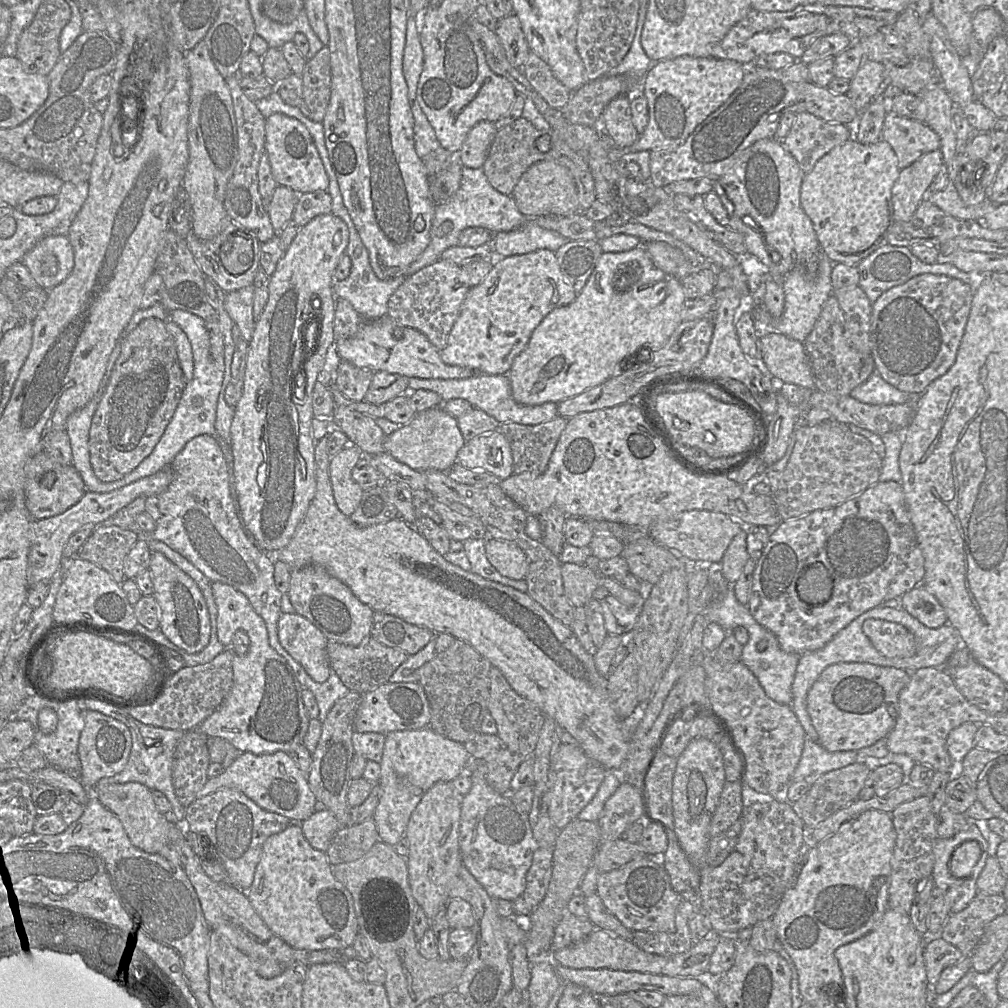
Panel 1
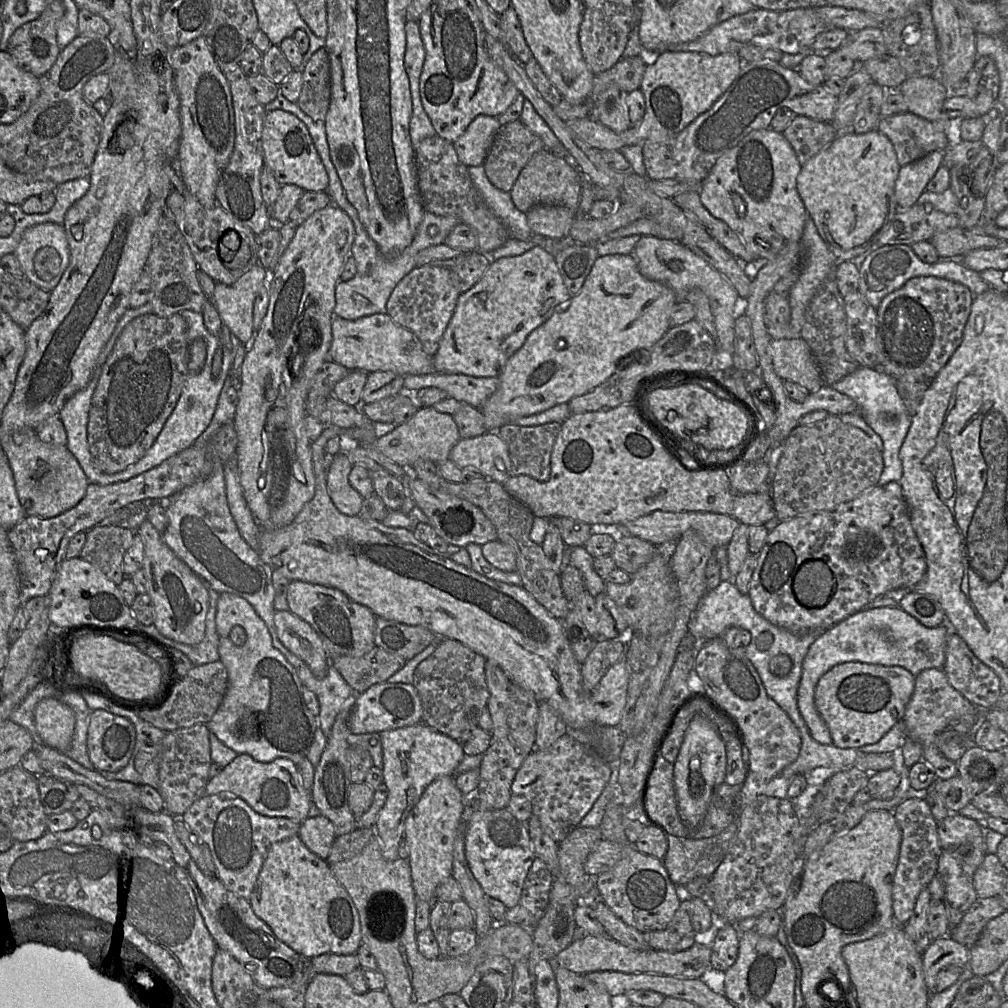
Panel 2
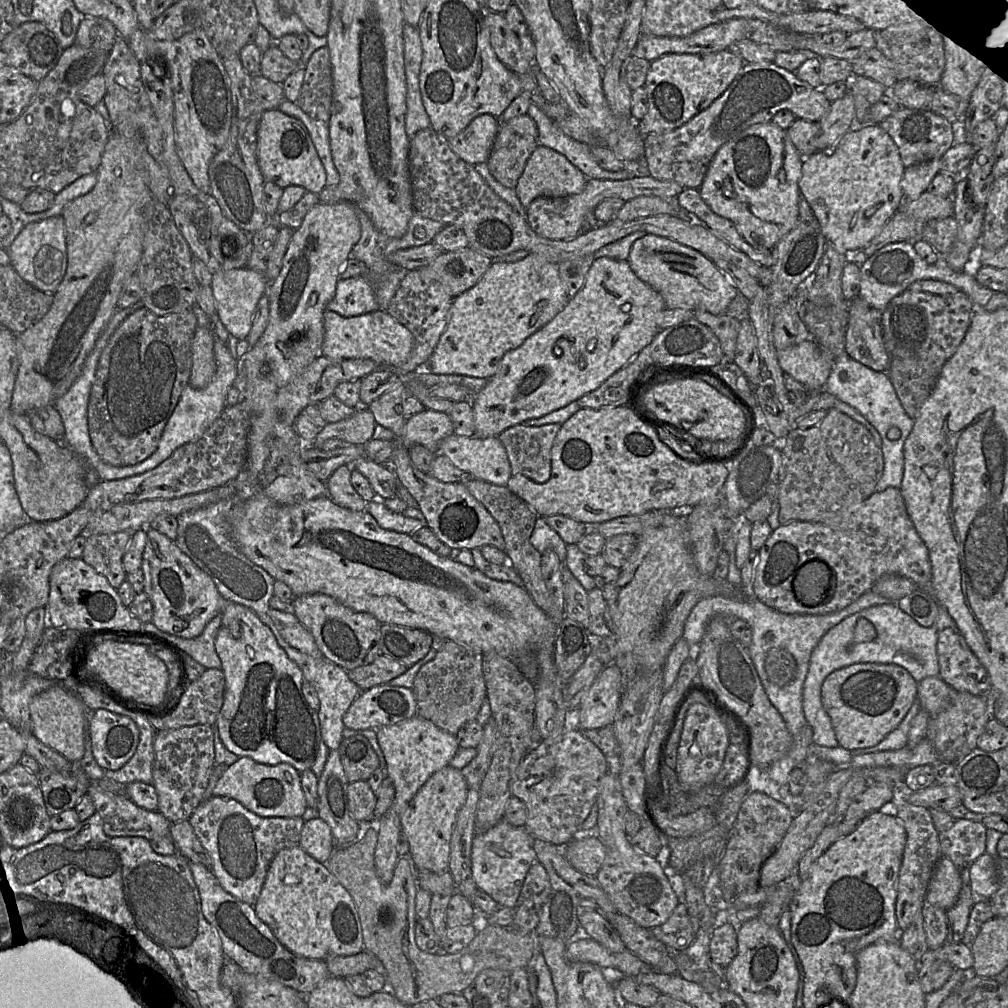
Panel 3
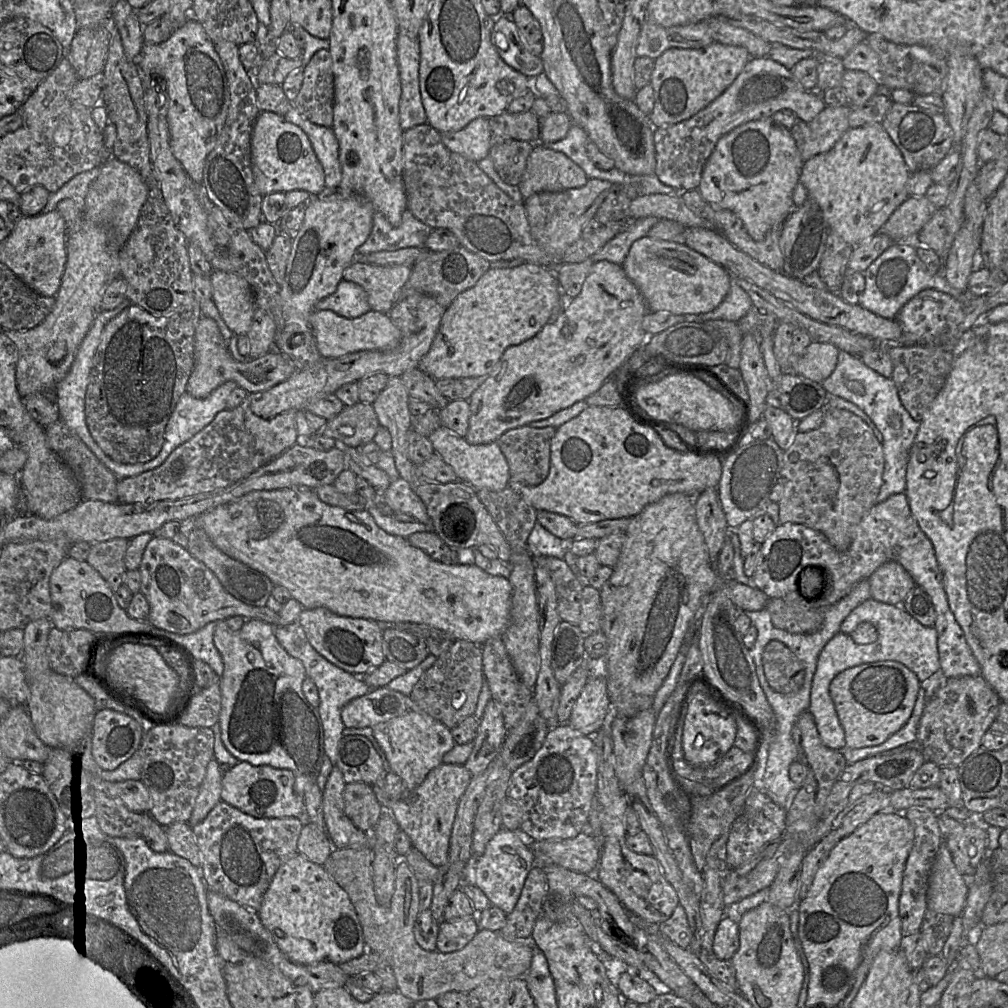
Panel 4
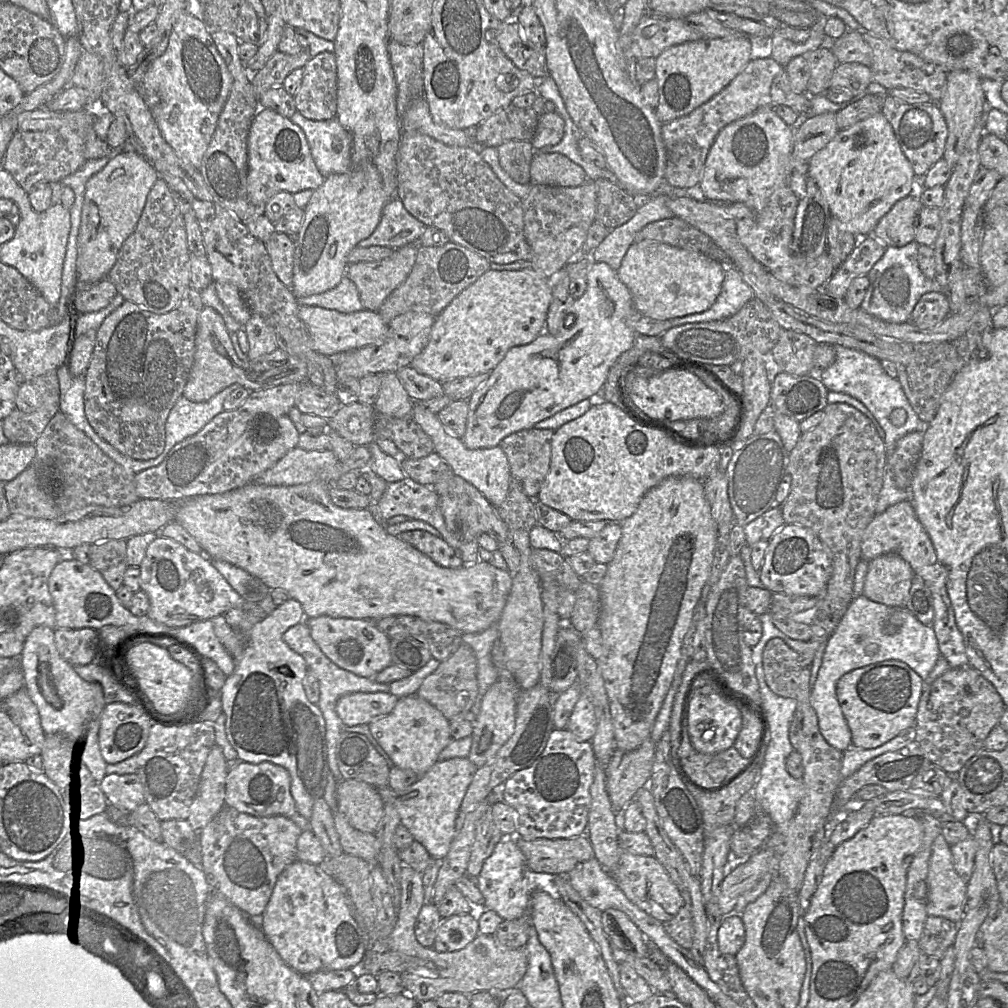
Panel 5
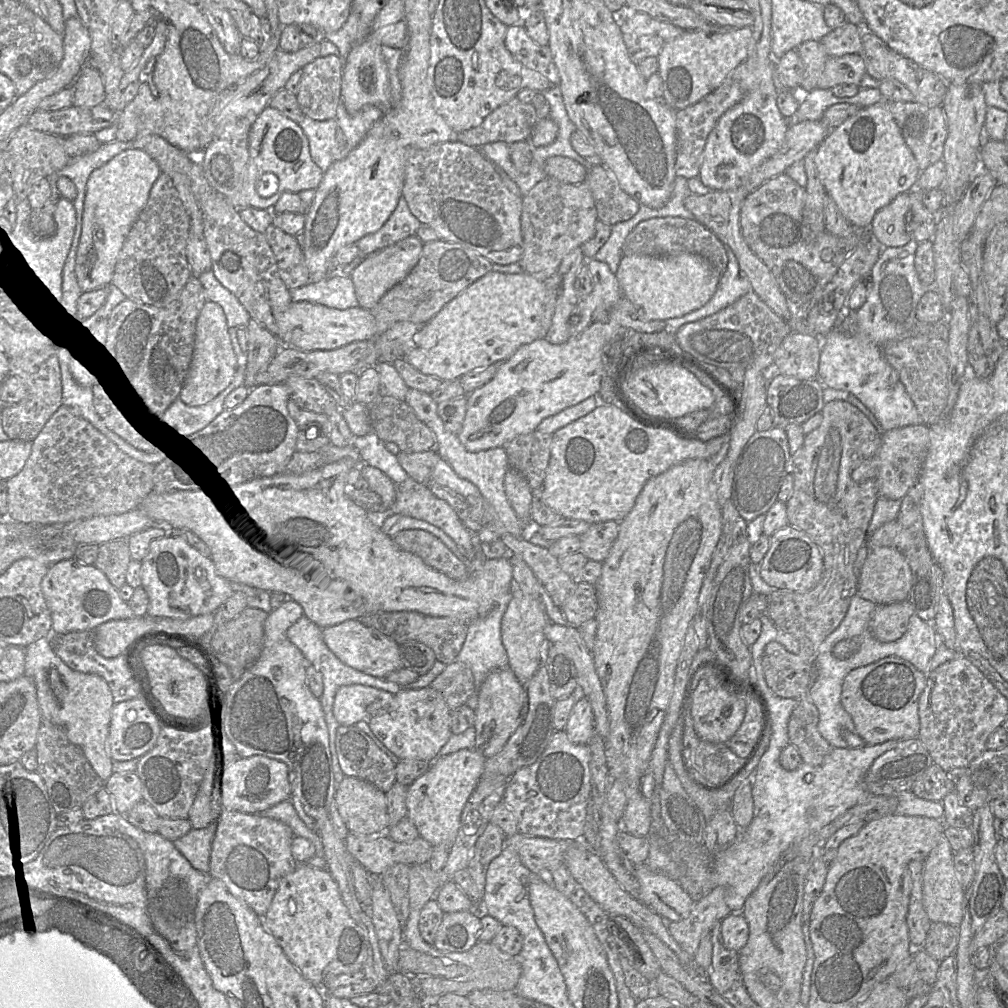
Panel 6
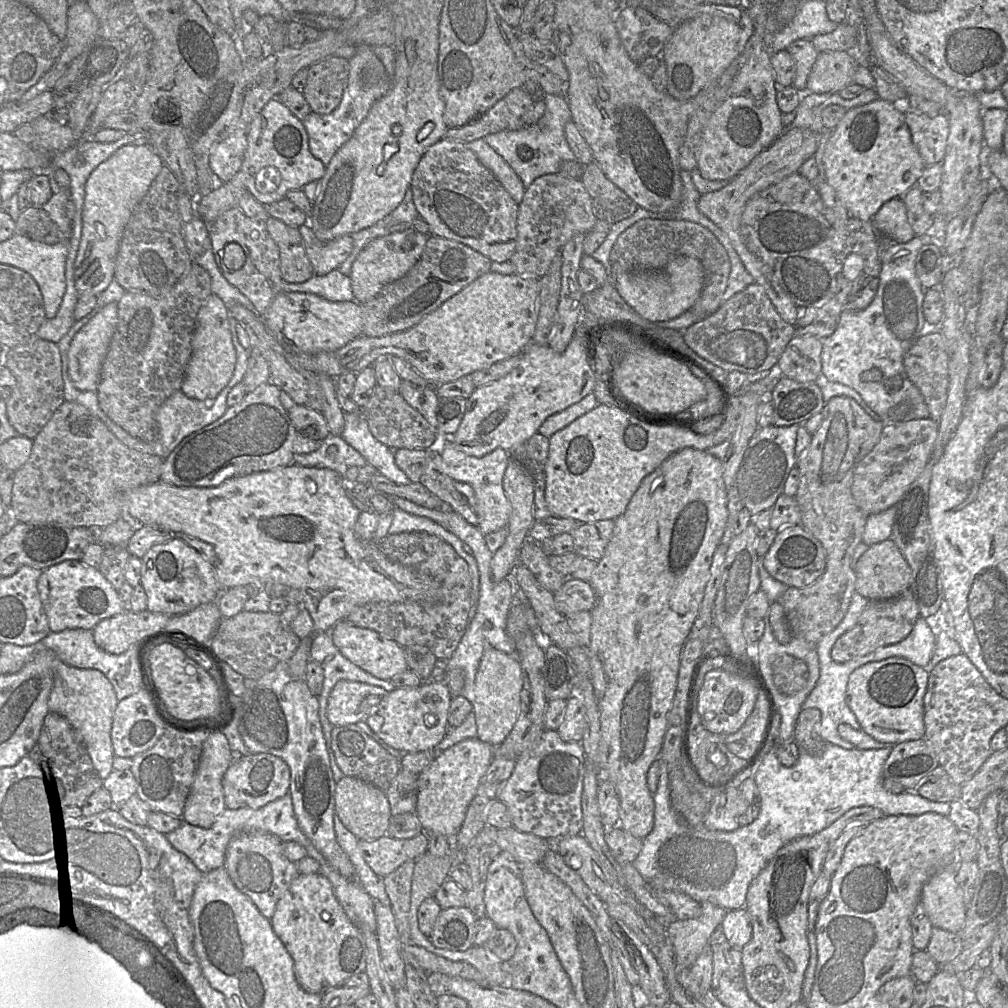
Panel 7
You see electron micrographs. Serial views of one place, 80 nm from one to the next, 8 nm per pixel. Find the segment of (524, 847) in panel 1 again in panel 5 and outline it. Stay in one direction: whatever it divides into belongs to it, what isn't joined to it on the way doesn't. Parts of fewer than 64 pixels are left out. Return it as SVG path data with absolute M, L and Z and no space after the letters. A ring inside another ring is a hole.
M503 835L475 879L484 897L484 907L495 911L503 920L515 920L525 916L530 909L531 894L536 890L533 889L532 872L518 847L516 838L517 836L505 837Z

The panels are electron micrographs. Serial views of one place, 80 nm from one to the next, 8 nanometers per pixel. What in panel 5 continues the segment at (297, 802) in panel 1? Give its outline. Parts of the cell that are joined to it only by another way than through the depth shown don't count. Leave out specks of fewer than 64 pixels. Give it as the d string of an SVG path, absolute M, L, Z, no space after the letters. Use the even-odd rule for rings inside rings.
M241 762L226 777L225 805L256 817L285 816L297 812L291 795L291 776L282 766L271 762Z

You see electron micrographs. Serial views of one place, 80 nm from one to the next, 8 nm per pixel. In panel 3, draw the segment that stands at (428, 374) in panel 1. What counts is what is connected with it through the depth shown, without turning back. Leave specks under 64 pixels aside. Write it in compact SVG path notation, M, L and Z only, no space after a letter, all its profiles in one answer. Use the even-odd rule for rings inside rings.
M376 310L370 313L343 317L336 312L324 312L324 340L321 356L329 359L371 359L383 367L395 367L409 356L413 345L412 333L396 321L387 311Z

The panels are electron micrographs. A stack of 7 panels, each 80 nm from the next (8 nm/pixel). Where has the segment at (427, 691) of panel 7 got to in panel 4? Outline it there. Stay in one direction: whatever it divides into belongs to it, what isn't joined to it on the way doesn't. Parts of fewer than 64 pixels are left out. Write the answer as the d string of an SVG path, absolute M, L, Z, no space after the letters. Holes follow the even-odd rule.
M414 708L399 717L375 725L373 734L386 755L391 772L403 780L406 791L418 787L429 772L442 763L443 756L456 745L449 728Z

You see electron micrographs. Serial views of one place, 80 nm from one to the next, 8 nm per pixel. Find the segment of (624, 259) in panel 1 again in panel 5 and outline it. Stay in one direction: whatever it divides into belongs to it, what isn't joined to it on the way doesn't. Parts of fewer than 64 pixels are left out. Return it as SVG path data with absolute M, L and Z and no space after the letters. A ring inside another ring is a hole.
M592 262L591 266L590 266L590 269L587 273L587 289L585 291L585 293L578 299L576 299L572 306L570 307L570 313L573 313L575 315L575 322L574 324L571 326L571 327L565 327L565 322L564 322L564 325L563 325L563 330L560 331L556 336L552 336L546 332L542 332L540 335L537 336L537 338L535 340L533 340L531 343L529 344L526 344L526 345L519 345L519 346L514 346L512 347L511 349L508 350L508 352L506 353L505 357L499 362L499 364L490 372L490 375L487 379L487 381L481 386L479 387L478 389L476 389L472 395L470 396L470 398L467 400L468 401L468 415L467 415L467 421L466 421L466 430L465 430L465 433L464 435L460 438L462 440L462 442L464 443L464 445L469 448L469 449L478 449L478 448L491 448L491 447L494 447L494 446L498 446L499 443L501 442L501 440L503 438L505 438L506 436L508 436L509 434L511 433L514 433L514 432L517 432L517 431L520 431L520 430L523 430L523 429L528 429L528 428L532 428L536 423L542 421L542 420L545 420L551 416L553 416L554 414L558 413L559 411L561 410L564 410L572 405L575 405L577 404L578 402L584 400L584 399L587 399L589 397L591 397L592 395L598 393L606 379L607 379L607 376L608 376L608 372L611 368L611 366L614 364L614 362L618 359L618 357L623 354L624 352L626 352L627 350L629 350L633 343L634 343L634 340L636 338L636 333L634 332L634 330L632 328L630 328L628 325L627 325L627 316L629 315L630 311L633 309L633 301L632 301L632 296L631 296L631 293L630 291L628 290L628 288L626 287L625 284L623 284L620 279L618 278L618 275L617 275L617 272L614 271L607 263L604 263L604 262Z

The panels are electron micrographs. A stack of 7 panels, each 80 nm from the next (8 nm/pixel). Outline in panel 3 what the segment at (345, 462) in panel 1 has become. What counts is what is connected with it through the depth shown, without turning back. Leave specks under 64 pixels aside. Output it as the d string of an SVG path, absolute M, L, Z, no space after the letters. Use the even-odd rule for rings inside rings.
M351 465L338 467L326 480L328 497L337 505L352 511L366 511L367 502L353 488Z

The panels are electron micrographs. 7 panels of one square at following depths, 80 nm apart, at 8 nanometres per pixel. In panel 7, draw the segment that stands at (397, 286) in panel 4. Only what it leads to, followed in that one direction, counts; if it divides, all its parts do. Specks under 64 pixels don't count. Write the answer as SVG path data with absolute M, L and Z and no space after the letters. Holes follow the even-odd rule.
M408 228L370 241L357 255L350 273L354 300L364 304L375 297L384 286L399 280L418 262L428 236Z

